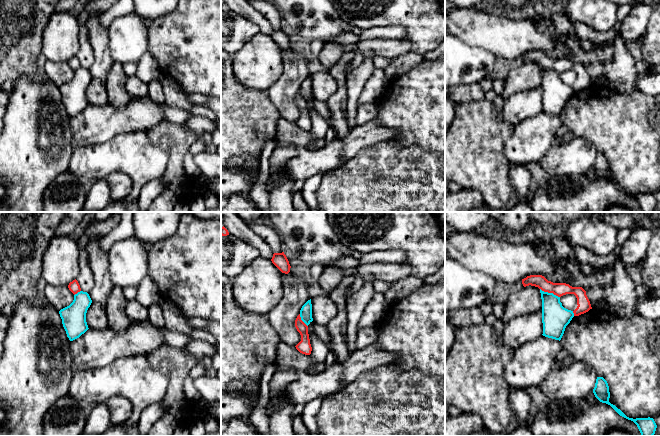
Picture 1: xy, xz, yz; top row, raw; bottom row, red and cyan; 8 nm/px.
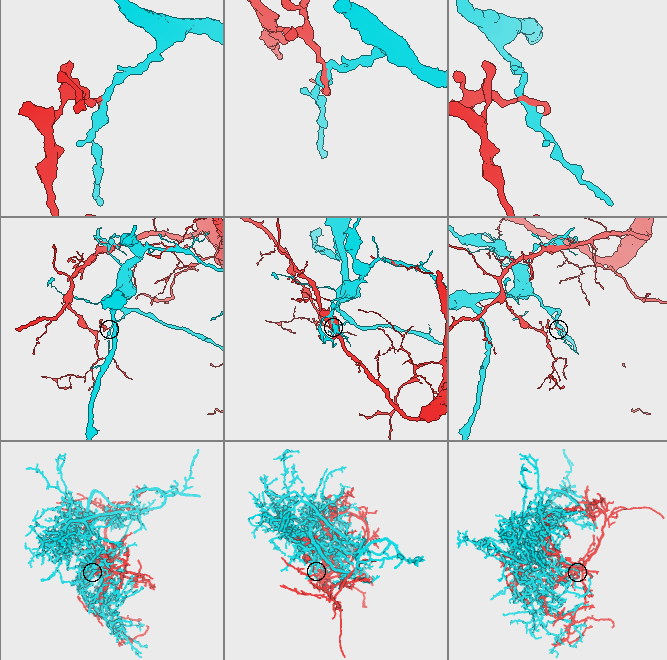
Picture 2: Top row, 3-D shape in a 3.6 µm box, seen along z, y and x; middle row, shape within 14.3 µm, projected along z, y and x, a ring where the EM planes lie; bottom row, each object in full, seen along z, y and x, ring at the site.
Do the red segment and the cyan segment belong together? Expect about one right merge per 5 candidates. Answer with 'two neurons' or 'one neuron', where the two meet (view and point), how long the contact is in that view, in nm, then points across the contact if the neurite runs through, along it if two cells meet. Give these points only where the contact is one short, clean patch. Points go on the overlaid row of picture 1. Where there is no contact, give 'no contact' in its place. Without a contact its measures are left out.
two neurons; meets red in yz at (550, 292); contact 180 nm long

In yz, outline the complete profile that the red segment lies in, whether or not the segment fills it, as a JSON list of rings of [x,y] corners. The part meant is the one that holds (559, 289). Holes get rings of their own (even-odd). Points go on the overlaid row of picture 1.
[[[530,275],[522,279],[522,284],[526,286],[535,286],[544,292],[553,293],[561,297],[566,294],[574,294],[577,298],[577,308],[573,311],[574,316],[579,316],[592,309],[586,291],[582,287],[572,287],[566,283],[553,283],[548,281],[542,275]]]

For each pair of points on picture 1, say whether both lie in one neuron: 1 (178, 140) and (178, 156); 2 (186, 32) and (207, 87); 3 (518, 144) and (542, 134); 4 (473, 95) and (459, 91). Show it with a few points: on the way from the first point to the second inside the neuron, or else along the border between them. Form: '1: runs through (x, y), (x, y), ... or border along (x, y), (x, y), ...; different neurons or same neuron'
1: runs through (178, 144), (178, 152); same neuron
2: runs through (200, 46), (207, 53), (207, 73); same neuron
3: runs through (524, 144), (527, 144), (536, 135); same neuron
4: runs through (470, 93), (462, 93); same neuron

